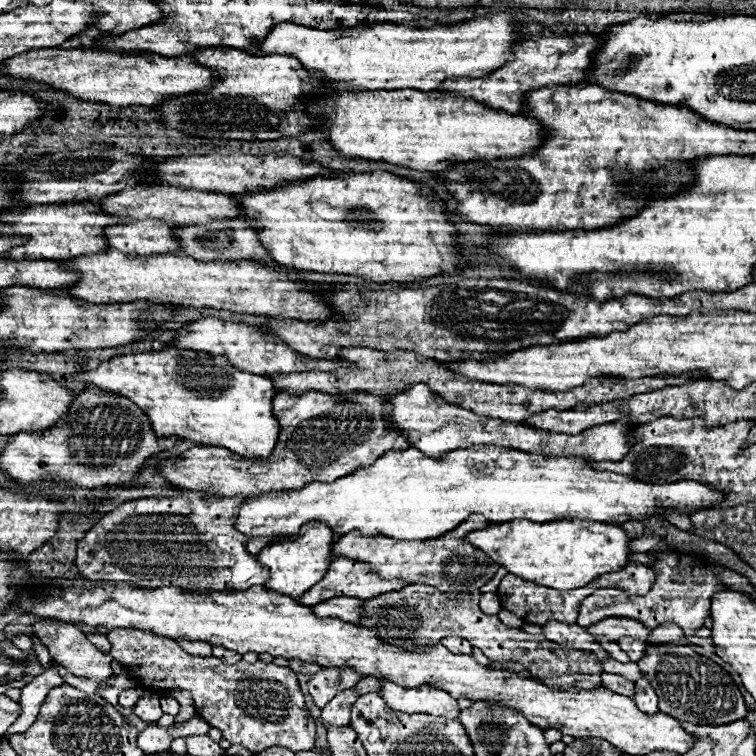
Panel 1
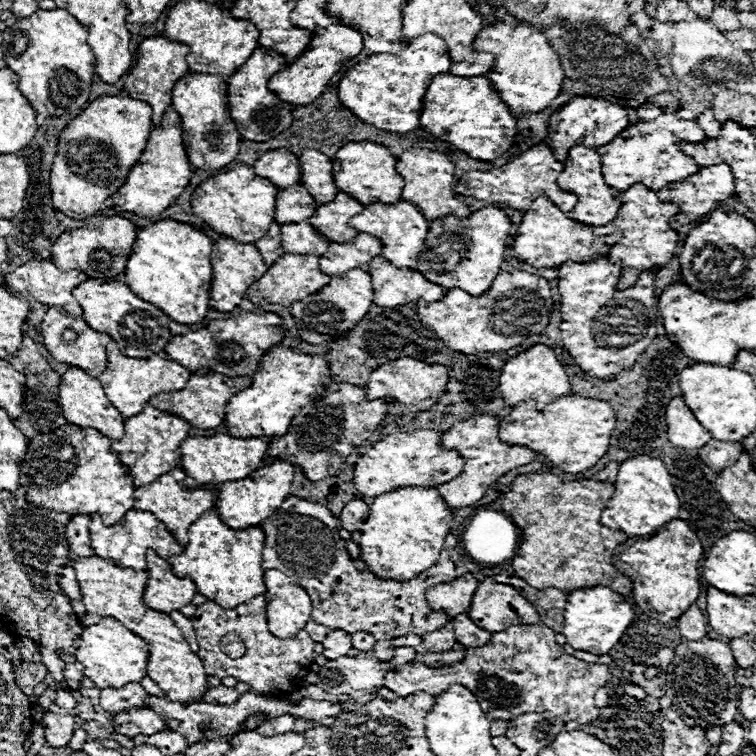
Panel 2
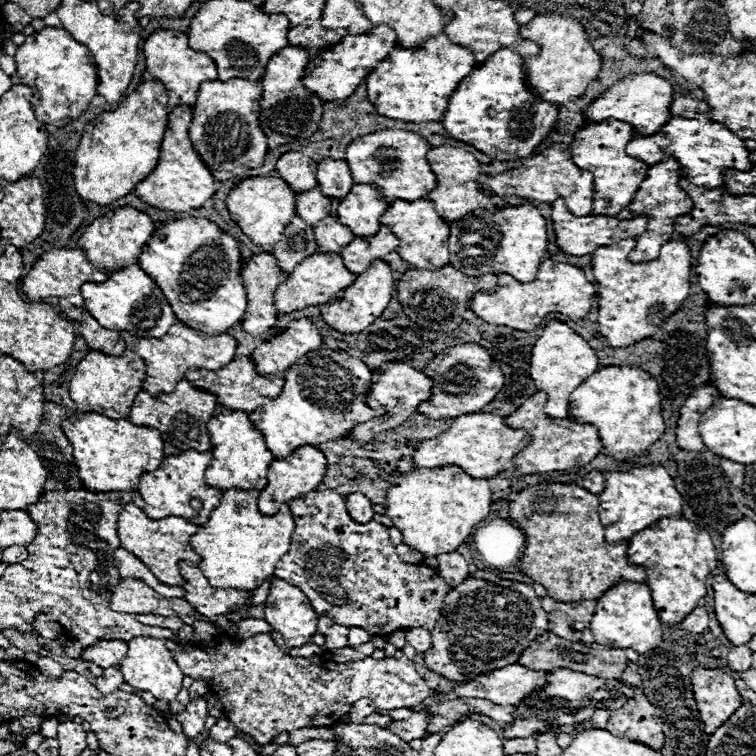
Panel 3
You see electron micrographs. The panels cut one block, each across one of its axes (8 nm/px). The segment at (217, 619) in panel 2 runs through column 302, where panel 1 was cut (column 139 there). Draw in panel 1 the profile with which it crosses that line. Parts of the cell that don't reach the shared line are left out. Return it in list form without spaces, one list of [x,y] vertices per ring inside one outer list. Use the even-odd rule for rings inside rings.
[[[110,630],[108,640],[112,642],[108,656],[120,660],[132,678],[150,680],[158,692],[170,688],[188,690],[198,716],[212,728],[220,728],[230,744],[242,744],[254,754],[272,746],[292,752],[316,748],[316,722],[306,708],[298,674],[290,668],[264,664],[260,660],[254,664],[222,664],[214,656],[200,658],[186,654],[172,638],[142,630]]]

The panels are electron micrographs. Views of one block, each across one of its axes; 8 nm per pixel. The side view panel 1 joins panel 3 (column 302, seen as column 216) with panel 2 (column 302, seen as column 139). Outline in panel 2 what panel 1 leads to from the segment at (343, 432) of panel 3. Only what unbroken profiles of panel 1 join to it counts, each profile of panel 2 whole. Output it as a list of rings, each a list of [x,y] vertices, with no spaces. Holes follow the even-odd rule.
[[[276,346],[268,348],[260,368],[252,376],[252,386],[230,398],[226,404],[224,424],[230,430],[230,436],[236,438],[272,438],[288,432],[292,416],[316,396],[320,396],[326,386],[332,382],[330,366],[322,356],[310,356],[296,352],[292,348]]]

